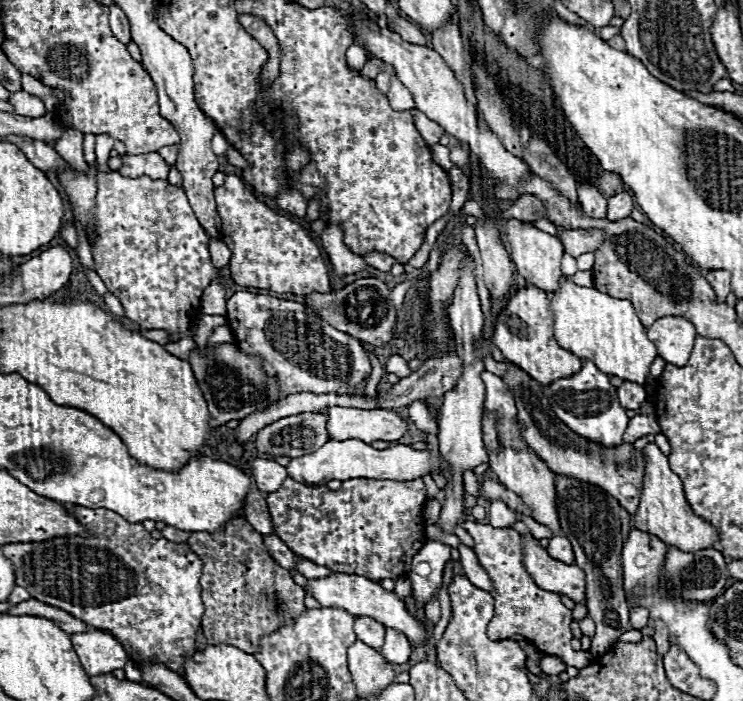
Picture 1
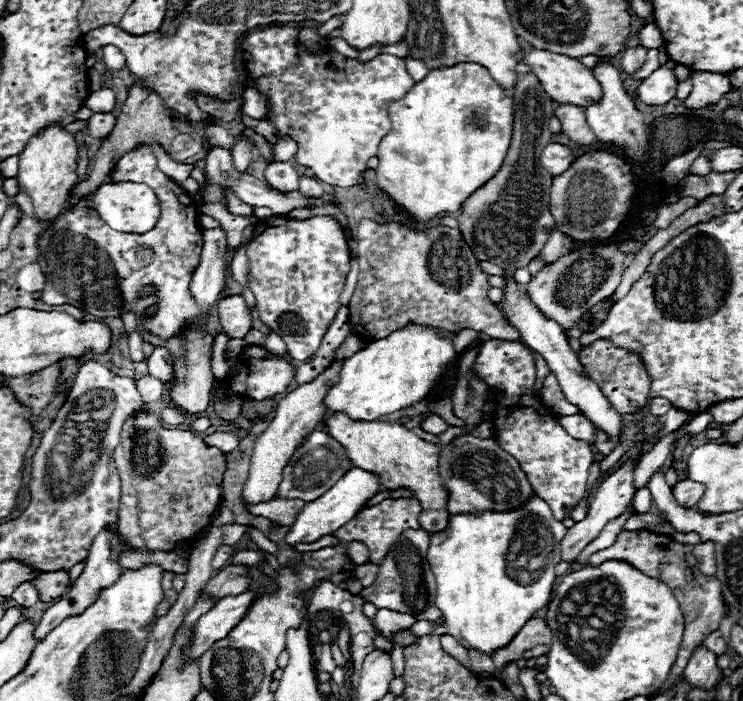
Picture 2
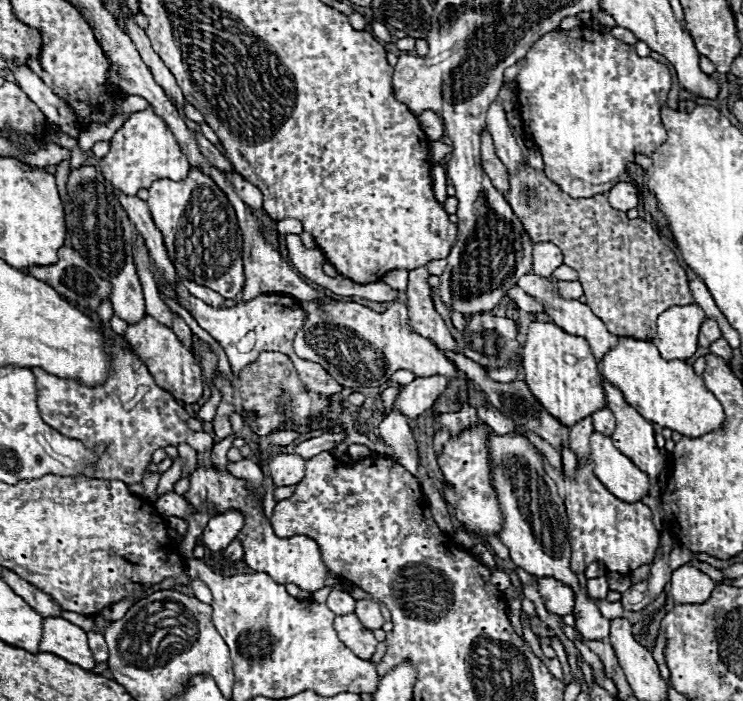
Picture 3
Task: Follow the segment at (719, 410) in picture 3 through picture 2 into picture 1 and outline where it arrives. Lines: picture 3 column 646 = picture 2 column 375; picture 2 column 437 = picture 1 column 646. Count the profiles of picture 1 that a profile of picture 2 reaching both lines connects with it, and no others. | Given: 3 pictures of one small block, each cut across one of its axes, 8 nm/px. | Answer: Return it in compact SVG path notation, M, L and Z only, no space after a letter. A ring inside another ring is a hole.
M562 278L560 292L550 294L554 312L554 336L558 344L582 360L594 360L600 372L608 376L618 376L622 380L634 380L636 384L646 384L650 374L650 364L656 360L658 350L646 336L646 328L640 324L632 304L628 300L618 300L596 288L582 288Z

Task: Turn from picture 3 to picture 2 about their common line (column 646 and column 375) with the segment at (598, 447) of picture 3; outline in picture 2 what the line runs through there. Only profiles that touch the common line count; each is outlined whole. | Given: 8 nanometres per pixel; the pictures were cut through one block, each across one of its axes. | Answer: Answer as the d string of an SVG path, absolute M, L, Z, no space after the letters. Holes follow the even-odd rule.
M352 468L326 494L322 494L320 498L304 504L304 508L296 516L294 524L290 526L288 534L284 536L284 542L288 546L300 544L300 542L302 544L312 544L312 542L320 540L322 536L334 534L338 528L342 528L346 522L350 522L356 516L356 512L362 508L362 504L366 500L370 500L378 490L380 490L378 476L372 476L372 472L366 472L362 468Z

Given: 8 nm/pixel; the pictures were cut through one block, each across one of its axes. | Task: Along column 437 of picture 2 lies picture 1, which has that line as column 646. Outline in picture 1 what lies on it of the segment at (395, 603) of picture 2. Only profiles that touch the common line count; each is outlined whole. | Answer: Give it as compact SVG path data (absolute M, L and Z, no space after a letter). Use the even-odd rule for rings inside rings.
M630 606L630 624L632 624L632 628L642 630L646 626L648 618L650 618L648 608L644 608L644 606Z

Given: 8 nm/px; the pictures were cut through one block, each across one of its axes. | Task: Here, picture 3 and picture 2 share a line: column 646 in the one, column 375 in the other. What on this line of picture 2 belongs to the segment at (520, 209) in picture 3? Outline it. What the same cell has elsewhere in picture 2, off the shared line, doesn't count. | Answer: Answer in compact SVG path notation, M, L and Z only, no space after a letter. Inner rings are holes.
M362 220L356 230L356 240L358 240L356 256L360 262L360 278L358 278L358 286L354 290L354 296L348 308L350 308L350 324L360 336L378 340L410 322L416 322L416 324L428 324L436 328L448 328L454 332L460 328L472 328L472 330L486 332L492 338L520 342L518 330L512 328L502 318L496 304L488 300L488 290L492 288L488 282L488 274L482 272L480 260L476 258L472 248L466 244L460 230L454 230L448 226L436 226L430 230L414 230L398 222L376 224L370 220Z

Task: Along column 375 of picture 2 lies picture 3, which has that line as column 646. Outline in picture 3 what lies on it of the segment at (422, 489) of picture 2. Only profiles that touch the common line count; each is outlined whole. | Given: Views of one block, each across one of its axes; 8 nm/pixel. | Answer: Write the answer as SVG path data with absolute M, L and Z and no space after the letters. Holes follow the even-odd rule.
M602 380L602 386L604 386L604 394L606 394L606 402L608 402L608 408L612 410L614 418L616 418L616 430L612 434L612 440L616 444L616 448L620 452L624 452L642 472L646 472L650 478L656 478L662 468L664 468L664 460L660 458L660 452L656 448L656 440L654 440L654 428L648 420L644 420L634 408L630 408L622 396L622 392L612 386L610 382Z

